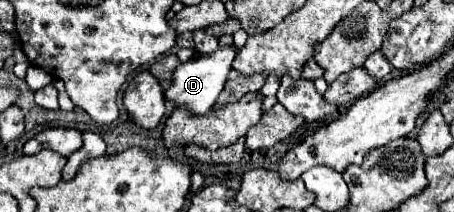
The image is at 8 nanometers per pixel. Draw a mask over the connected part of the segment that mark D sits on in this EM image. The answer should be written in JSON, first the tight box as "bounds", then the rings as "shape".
{"bounds":[165,47,237,117],"shape":[[[221,47],[217,49],[213,55],[197,55],[193,59],[189,59],[187,63],[181,63],[171,79],[171,87],[165,89],[165,99],[173,103],[175,109],[185,109],[189,115],[201,117],[205,113],[209,113],[209,109],[213,107],[217,95],[221,93],[225,79],[231,71],[231,63],[235,59],[237,49],[235,47]]]}

